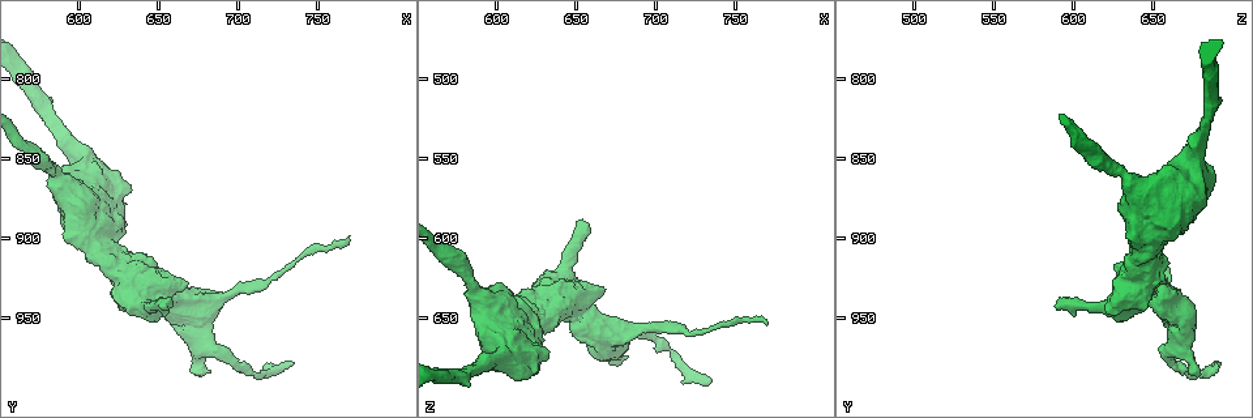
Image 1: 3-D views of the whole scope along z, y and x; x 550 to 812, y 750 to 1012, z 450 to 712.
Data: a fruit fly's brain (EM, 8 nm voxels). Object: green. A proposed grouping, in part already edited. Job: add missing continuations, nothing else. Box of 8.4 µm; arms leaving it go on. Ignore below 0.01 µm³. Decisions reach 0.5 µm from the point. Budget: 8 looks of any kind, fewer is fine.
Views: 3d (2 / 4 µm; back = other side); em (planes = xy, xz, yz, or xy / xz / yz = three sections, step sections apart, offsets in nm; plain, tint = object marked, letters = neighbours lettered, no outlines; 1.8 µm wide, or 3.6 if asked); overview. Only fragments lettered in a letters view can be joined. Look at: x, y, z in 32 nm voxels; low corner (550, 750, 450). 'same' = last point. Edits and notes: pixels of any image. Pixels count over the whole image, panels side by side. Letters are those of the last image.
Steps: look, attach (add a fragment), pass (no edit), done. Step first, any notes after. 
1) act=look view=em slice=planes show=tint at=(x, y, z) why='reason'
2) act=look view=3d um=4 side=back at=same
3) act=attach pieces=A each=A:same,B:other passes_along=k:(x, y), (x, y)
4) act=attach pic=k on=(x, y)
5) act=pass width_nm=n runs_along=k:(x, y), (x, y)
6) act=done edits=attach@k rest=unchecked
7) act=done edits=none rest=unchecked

act=look view=3d um=2 at=(654, 946, 588)

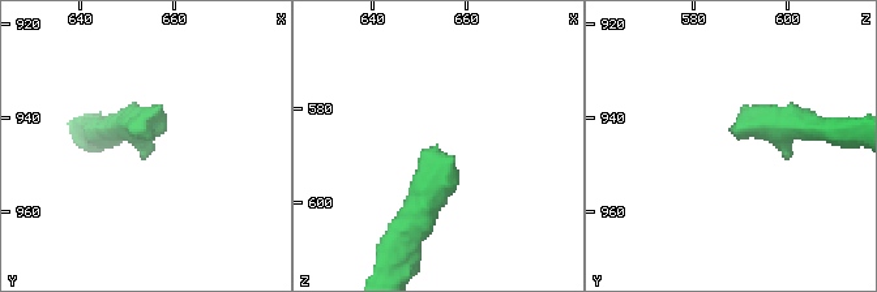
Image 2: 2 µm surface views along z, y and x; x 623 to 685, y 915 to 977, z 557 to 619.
act=look view=em um=3.6 slice=planes show=plain at=(655, 944, 589) why='shape alone is not enough'

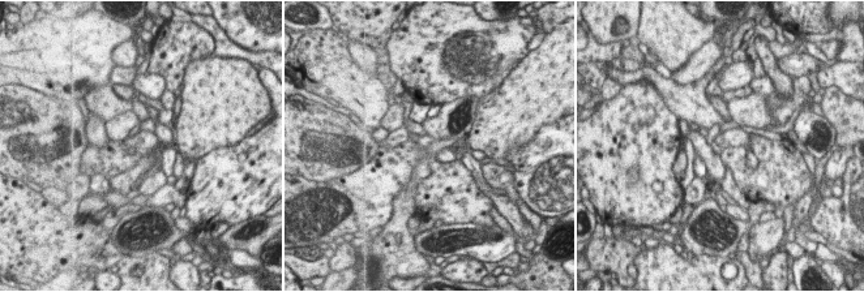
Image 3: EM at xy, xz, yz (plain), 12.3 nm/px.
act=look view=em um=3.6 slice=planes show=letters at=same why='see the neighbours'

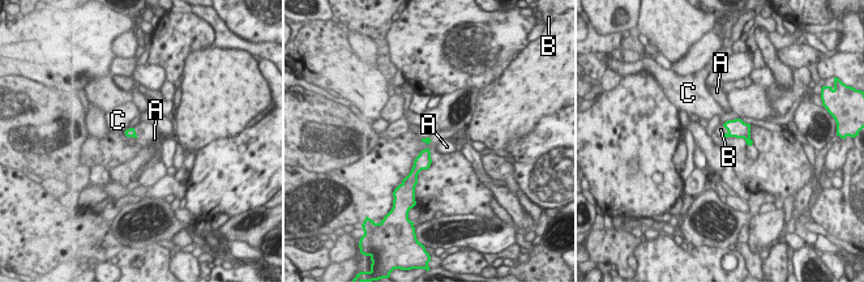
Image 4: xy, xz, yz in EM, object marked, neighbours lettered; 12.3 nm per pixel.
act=attach pic=4 on=(721, 129) each=A:other,B:same,C:other passes_along=4:(736, 128), (726, 133), (721, 129) found='the neuron continues'

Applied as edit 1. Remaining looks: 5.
act=look view=3d um=4 at=(684, 984, 674) why='an open end'

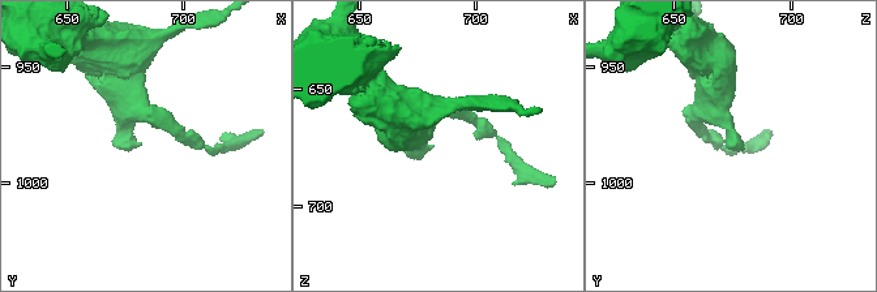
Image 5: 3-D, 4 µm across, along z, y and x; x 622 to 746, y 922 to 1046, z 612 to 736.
act=look view=em slice=xy step=4 show=letters at=(684, 984, 674) why='need the tissue'

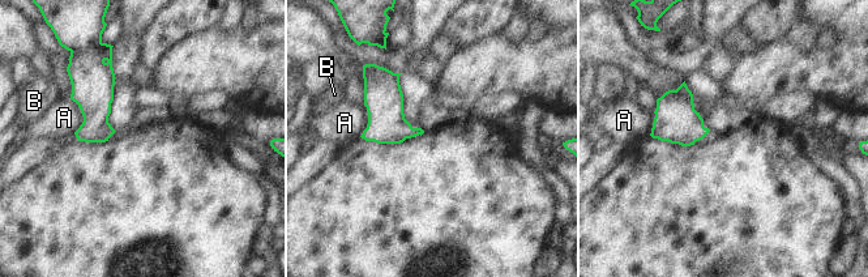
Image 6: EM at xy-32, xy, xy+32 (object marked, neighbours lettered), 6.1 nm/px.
act=look view=em slice=planes show=letters at=same

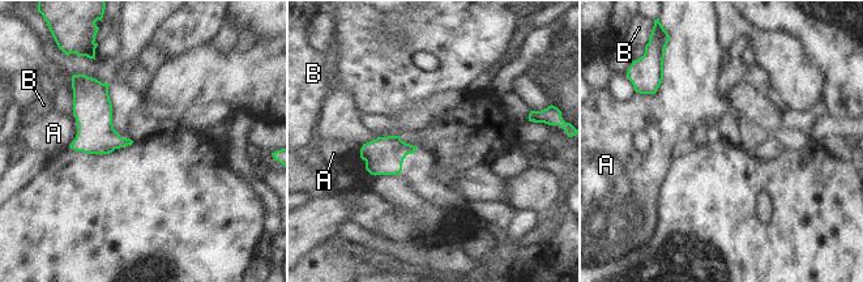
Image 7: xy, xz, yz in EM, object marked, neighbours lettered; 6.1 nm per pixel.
act=pass each=A:other,B:other found='no lettered fragment goes on from it'

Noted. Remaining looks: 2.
act=done edits=attach@4 rest=unchecked

